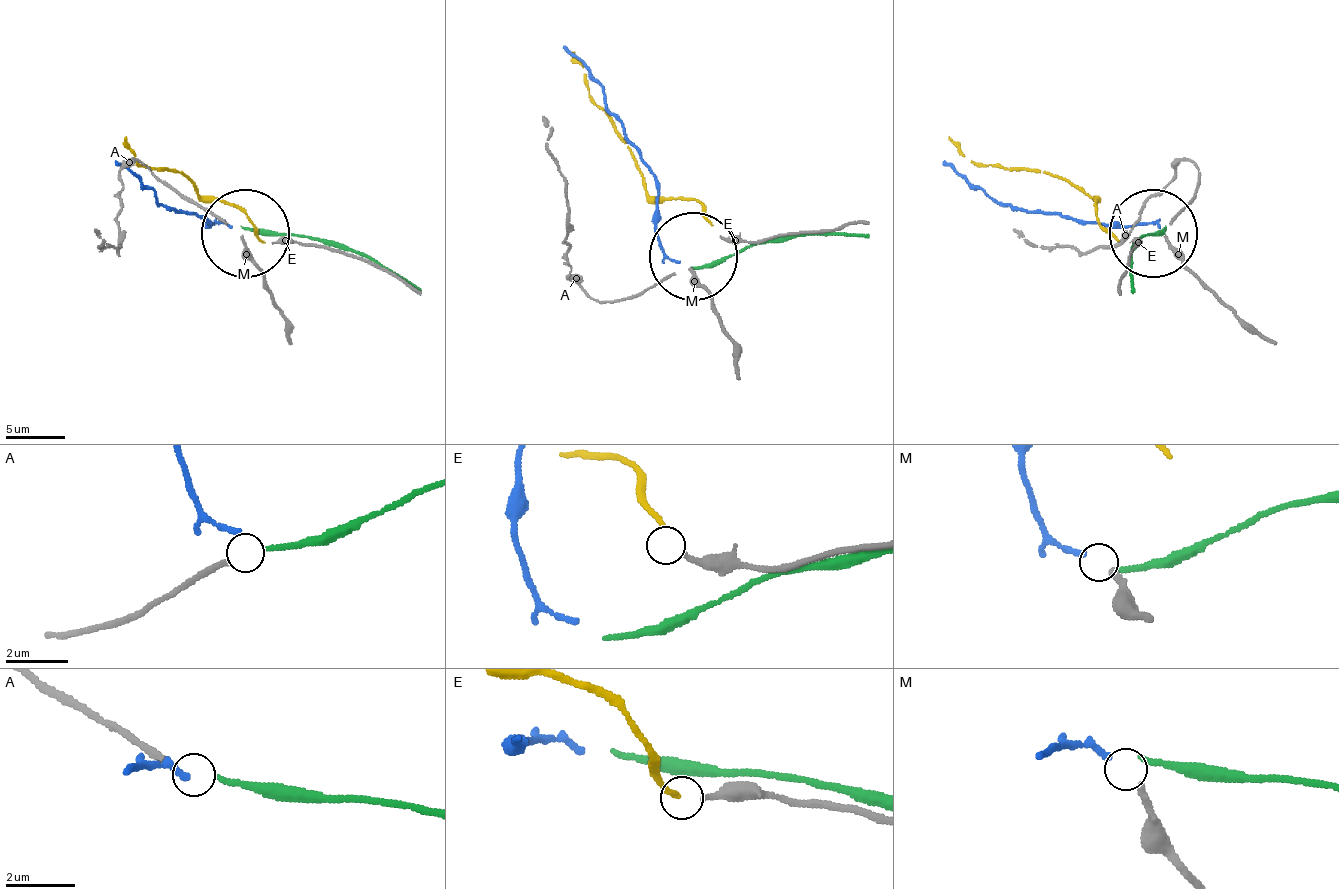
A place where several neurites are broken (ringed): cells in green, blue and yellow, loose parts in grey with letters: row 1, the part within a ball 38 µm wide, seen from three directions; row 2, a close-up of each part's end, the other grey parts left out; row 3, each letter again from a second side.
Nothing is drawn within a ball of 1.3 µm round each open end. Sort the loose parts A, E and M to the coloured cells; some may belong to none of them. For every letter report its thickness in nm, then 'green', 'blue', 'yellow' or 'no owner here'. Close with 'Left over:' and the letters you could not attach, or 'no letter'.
A: calibre 180 nm; green
E: calibre 280 nm; yellow
M: calibre 190 nm; blue
Left over: no letter

